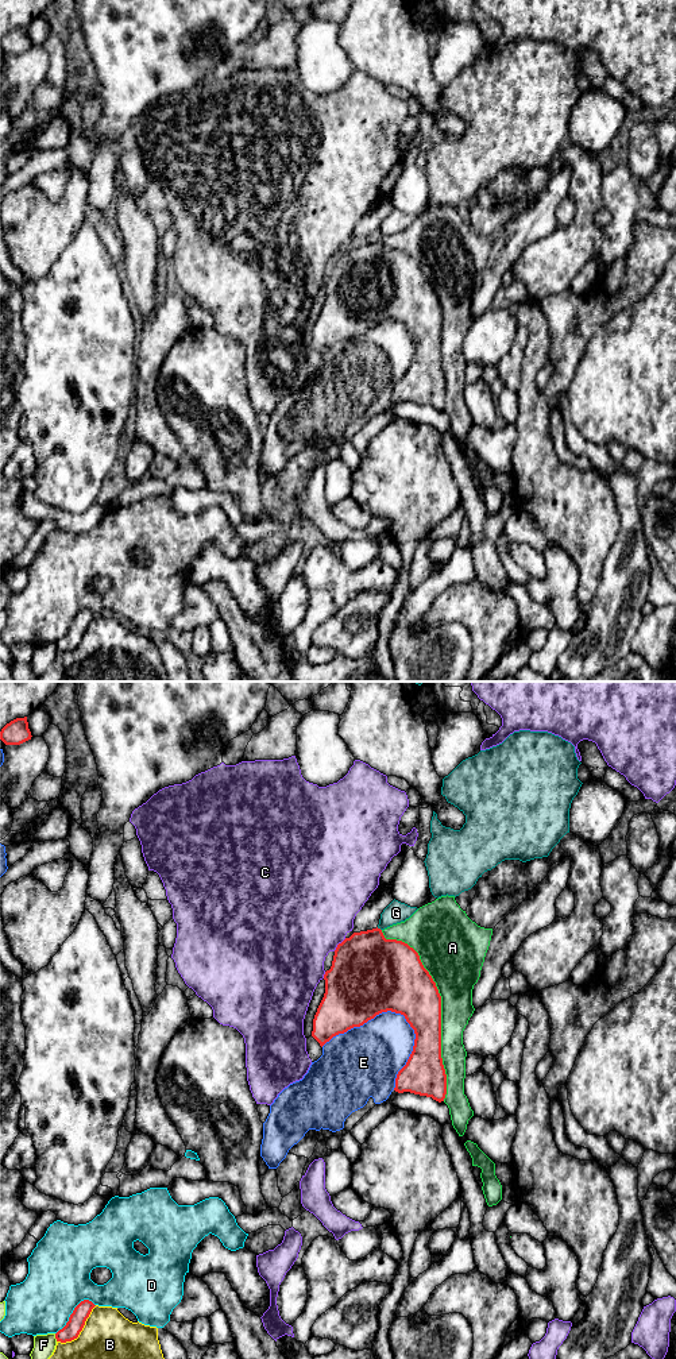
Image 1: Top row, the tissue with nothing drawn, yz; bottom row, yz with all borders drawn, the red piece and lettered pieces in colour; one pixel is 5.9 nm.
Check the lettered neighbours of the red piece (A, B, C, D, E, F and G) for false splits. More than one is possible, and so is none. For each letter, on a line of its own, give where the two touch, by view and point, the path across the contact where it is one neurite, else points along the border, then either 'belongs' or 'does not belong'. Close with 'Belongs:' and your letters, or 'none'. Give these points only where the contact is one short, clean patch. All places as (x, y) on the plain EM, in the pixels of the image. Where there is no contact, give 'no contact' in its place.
A: meets red in yz at (440, 316); does not belong
B: meets red in yz at (81, 639); does not belong
C: meets red in yz at (339, 253); does not belong
D: meets red in yz at (73, 620); does not belong
E: meets red in yz at (371, 327); does not belong
F: meets red in yz at (55, 647); does not belong
G: meets red in yz at (379, 238); does not belong
Belongs: none

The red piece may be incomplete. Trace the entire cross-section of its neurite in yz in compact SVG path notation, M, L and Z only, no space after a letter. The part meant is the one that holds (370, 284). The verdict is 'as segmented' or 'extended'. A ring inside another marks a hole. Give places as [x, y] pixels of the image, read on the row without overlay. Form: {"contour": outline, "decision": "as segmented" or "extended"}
{"contour": "M378 236L354 242L337 254L324 289L325 302L314 324L312 340L320 355L382 321L401 323L414 339L416 348L406 374L397 383L394 399L444 410L447 383L441 367L441 305L418 262L402 250L386 248Z", "decision": "as segmented"}

